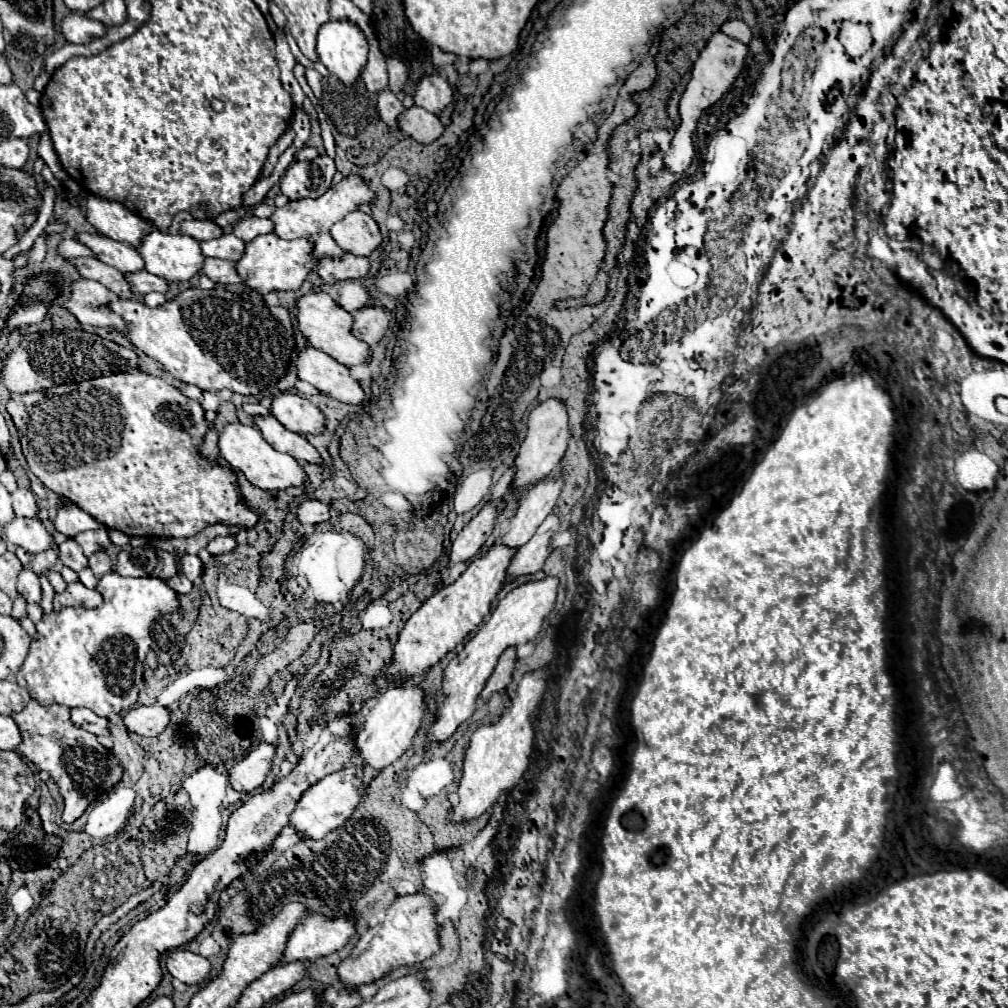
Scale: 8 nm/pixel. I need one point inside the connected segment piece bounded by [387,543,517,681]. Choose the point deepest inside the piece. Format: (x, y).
(445, 619)

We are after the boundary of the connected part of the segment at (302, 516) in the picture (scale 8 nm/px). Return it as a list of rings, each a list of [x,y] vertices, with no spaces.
[[[303,501],[299,505],[299,521],[303,525],[317,525],[329,519],[329,507],[321,501]]]

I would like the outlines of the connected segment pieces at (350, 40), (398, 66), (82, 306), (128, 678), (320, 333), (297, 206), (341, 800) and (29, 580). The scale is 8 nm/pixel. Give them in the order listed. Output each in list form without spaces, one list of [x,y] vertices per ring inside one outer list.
[[[327,21],[317,35],[319,61],[339,77],[341,83],[353,85],[367,63],[365,33],[353,21]]]
[[[387,57],[386,64],[389,89],[394,94],[397,94],[403,90],[407,77],[409,77],[407,65],[405,65],[405,61],[403,61],[403,59],[397,59],[397,57]]]
[[[79,279],[73,283],[71,299],[67,301],[67,309],[81,321],[93,327],[115,327],[119,331],[127,329],[127,321],[123,321],[117,313],[111,311],[113,293],[89,279]]]
[[[117,573],[105,575],[97,583],[103,595],[103,605],[97,609],[75,609],[65,607],[59,613],[43,615],[35,625],[39,639],[31,641],[29,655],[17,673],[17,685],[27,689],[33,699],[41,705],[67,705],[67,707],[87,707],[99,717],[109,717],[111,713],[121,713],[137,703],[139,685],[143,683],[143,659],[151,645],[151,623],[167,613],[179,611],[177,593],[163,581],[155,577],[121,577]]]
[[[309,293],[297,301],[297,307],[299,307],[299,317],[297,317],[299,329],[315,349],[331,355],[333,359],[337,359],[345,367],[361,365],[367,361],[369,345],[353,335],[351,313],[347,313],[343,307],[339,307],[327,293]]]
[[[347,175],[337,185],[331,185],[323,197],[317,199],[303,199],[303,201],[289,201],[285,207],[279,207],[271,221],[275,223],[275,233],[281,239],[297,239],[297,237],[317,237],[321,233],[329,233],[331,225],[335,221],[341,221],[347,213],[359,209],[361,205],[375,203],[375,191],[369,187],[369,181],[365,181],[361,175]]]
[[[351,763],[349,767],[331,773],[327,777],[323,777],[319,783],[315,783],[313,787],[309,787],[303,797],[299,799],[295,811],[291,813],[291,825],[295,829],[301,831],[303,837],[311,837],[311,839],[321,839],[327,833],[335,831],[337,827],[341,827],[353,813],[353,809],[363,801],[367,793],[367,775],[365,775],[365,767],[359,763]]]
[[[25,567],[21,573],[19,573],[19,581],[17,581],[17,591],[19,595],[27,601],[27,603],[39,603],[41,601],[41,585],[39,585],[39,577],[29,569]]]

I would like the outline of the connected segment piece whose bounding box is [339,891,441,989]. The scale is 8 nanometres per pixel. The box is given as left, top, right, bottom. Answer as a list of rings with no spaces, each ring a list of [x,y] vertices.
[[[417,891],[413,895],[399,895],[385,911],[385,919],[375,927],[369,927],[361,933],[351,955],[341,961],[339,977],[341,983],[349,989],[371,983],[393,969],[407,965],[421,965],[427,957],[441,951],[439,943],[439,925],[435,921],[435,909],[429,895]]]

